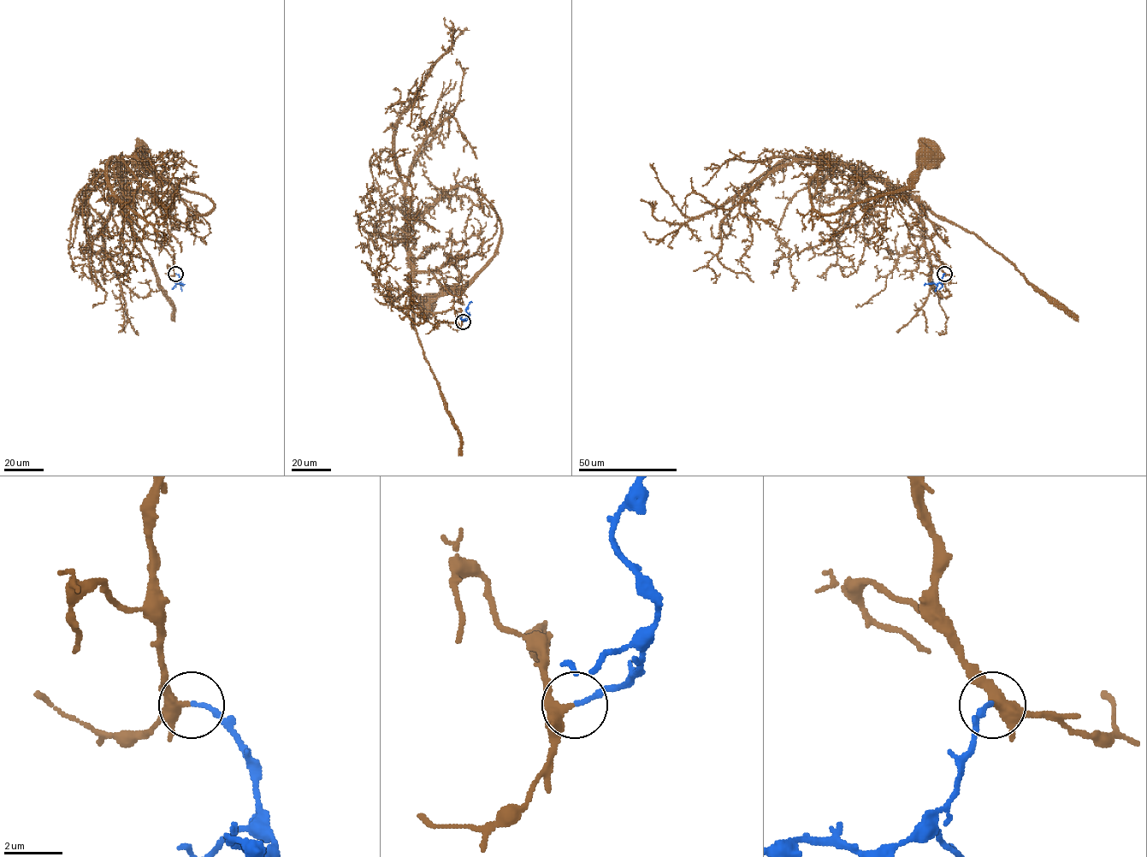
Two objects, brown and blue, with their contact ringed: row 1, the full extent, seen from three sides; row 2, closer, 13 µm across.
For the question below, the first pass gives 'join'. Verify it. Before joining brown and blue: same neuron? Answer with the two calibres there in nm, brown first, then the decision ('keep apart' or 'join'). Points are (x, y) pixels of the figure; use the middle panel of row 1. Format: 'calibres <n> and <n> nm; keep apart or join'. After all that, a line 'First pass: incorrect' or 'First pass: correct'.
calibres 280 and 140 nm; join
First pass: correct

